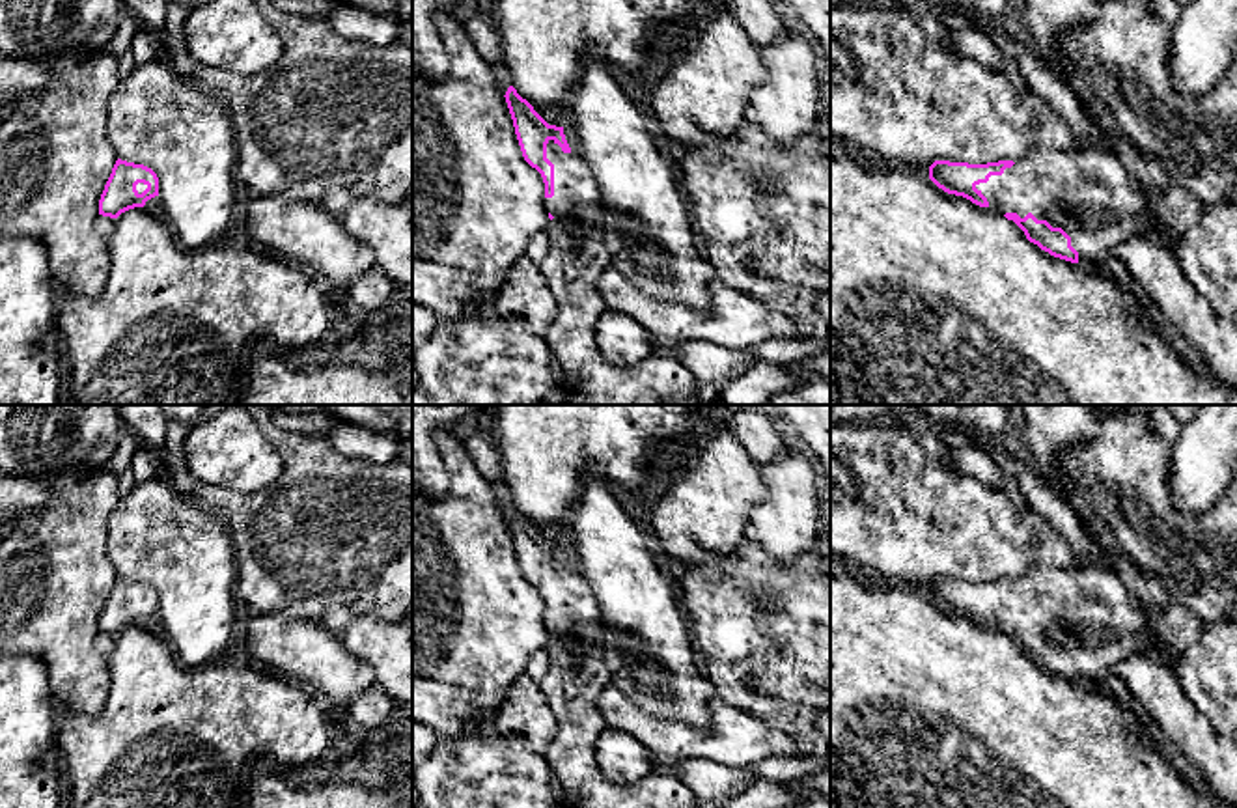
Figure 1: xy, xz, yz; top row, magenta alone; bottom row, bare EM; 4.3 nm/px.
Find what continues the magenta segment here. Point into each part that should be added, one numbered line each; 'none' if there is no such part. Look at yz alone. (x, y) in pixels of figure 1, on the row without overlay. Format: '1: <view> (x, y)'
1: yz (1090, 612)

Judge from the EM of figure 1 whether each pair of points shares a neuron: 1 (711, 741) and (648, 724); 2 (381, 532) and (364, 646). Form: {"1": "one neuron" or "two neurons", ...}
{"1": "one neuron", "2": "two neurons"}

